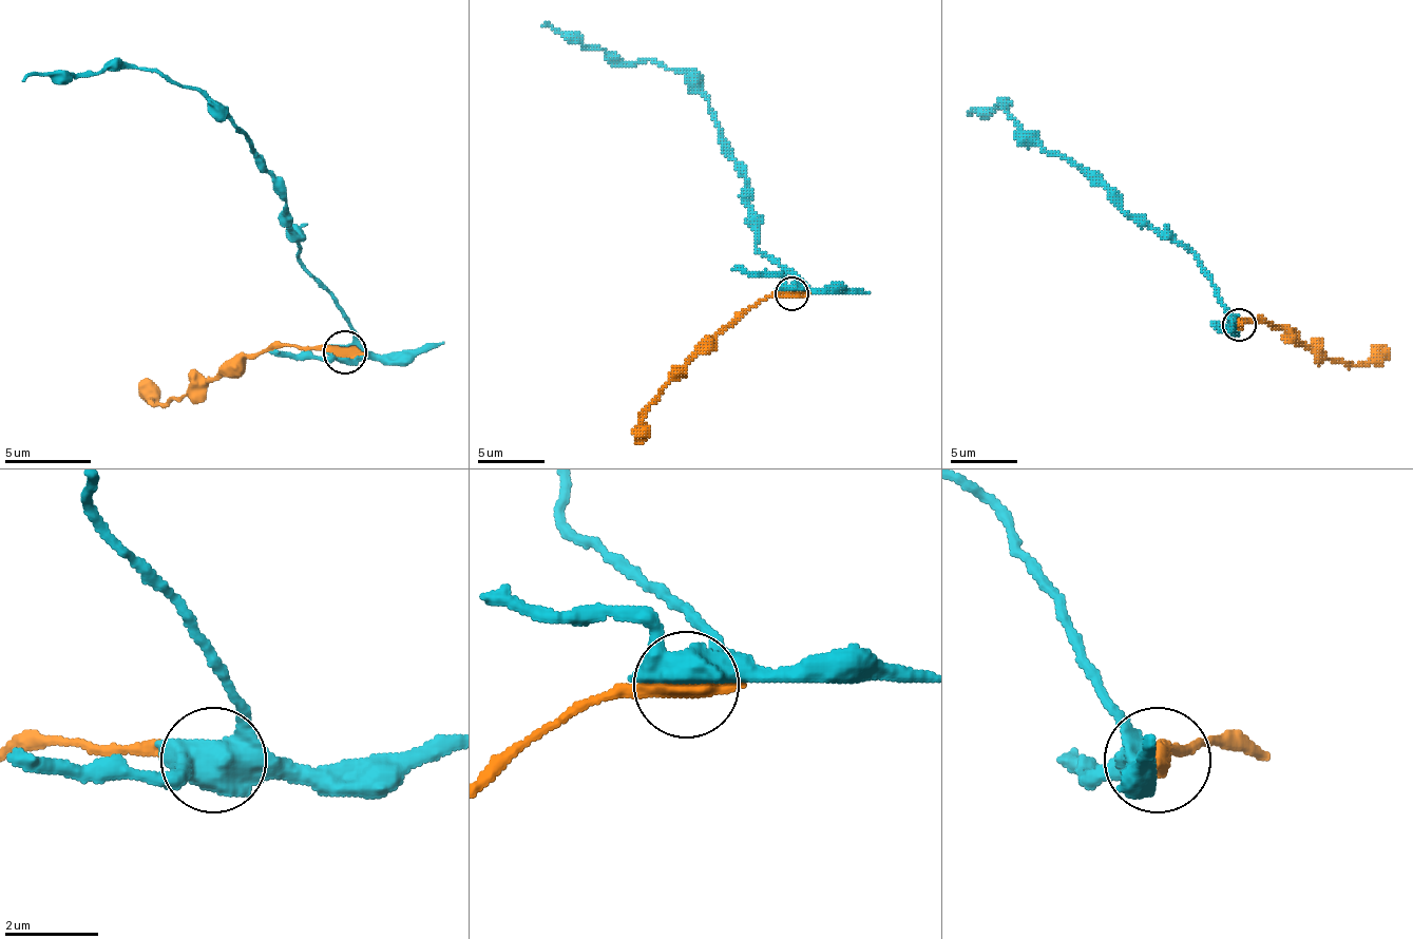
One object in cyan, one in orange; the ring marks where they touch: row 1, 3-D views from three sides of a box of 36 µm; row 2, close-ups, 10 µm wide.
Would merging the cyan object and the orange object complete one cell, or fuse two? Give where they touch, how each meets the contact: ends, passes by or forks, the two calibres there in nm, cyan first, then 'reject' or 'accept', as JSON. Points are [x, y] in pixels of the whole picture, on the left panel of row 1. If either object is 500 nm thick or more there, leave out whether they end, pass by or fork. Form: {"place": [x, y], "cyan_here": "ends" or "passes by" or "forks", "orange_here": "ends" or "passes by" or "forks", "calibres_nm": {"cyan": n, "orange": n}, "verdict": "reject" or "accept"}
{"place": [344, 351], "calibres_nm": {"cyan": 480, "orange": 500}, "verdict": "accept"}

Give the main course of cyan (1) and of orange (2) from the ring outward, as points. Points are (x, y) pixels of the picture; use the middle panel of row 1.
1: (793, 292), (799, 283), (756, 246), (745, 169), (709, 99), (682, 73), (615, 62), (542, 25)
2: (793, 292), (765, 296), (732, 320), (679, 372), (646, 413), (638, 443)

